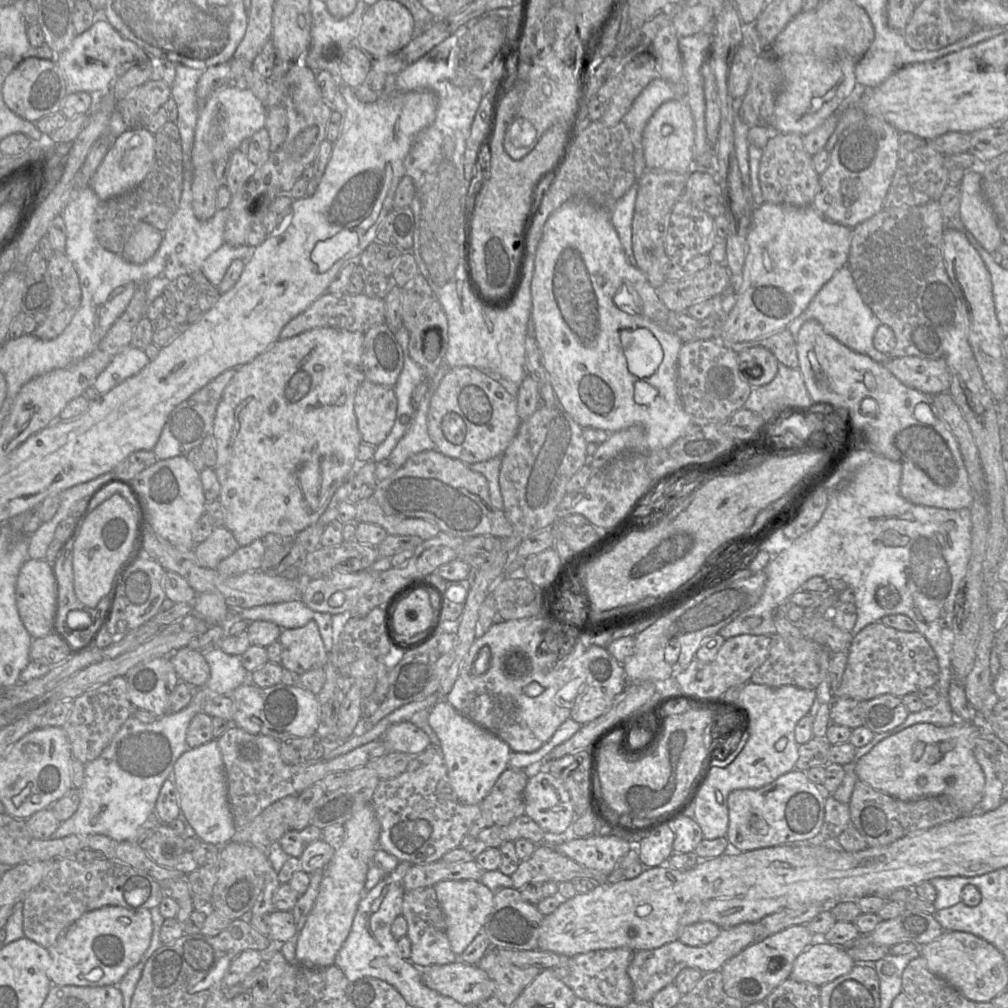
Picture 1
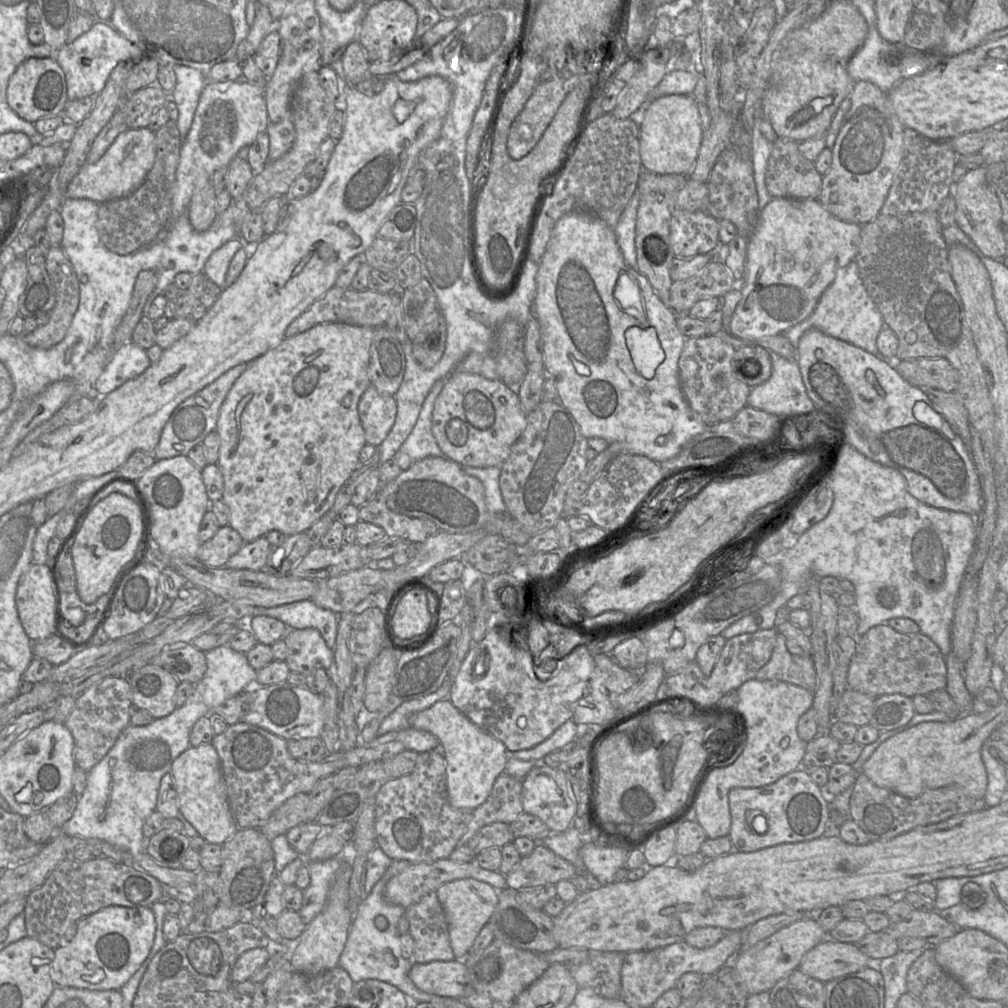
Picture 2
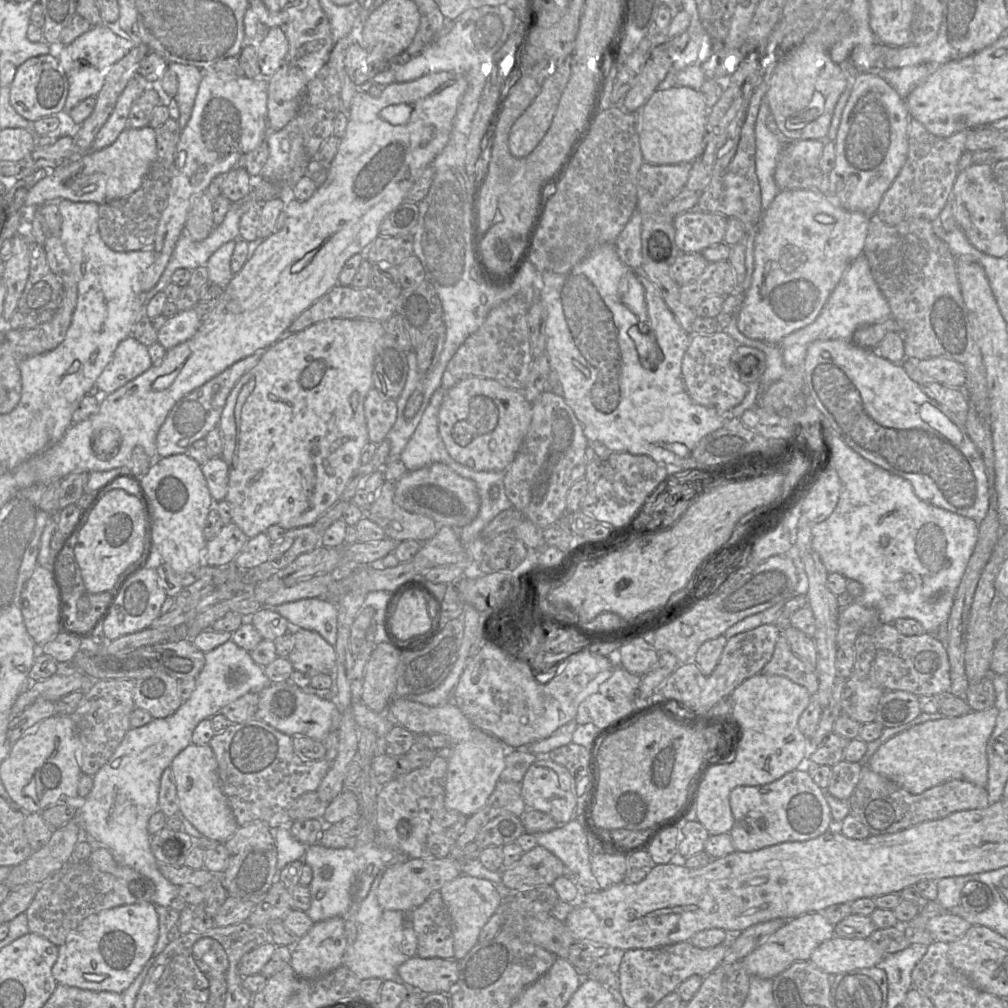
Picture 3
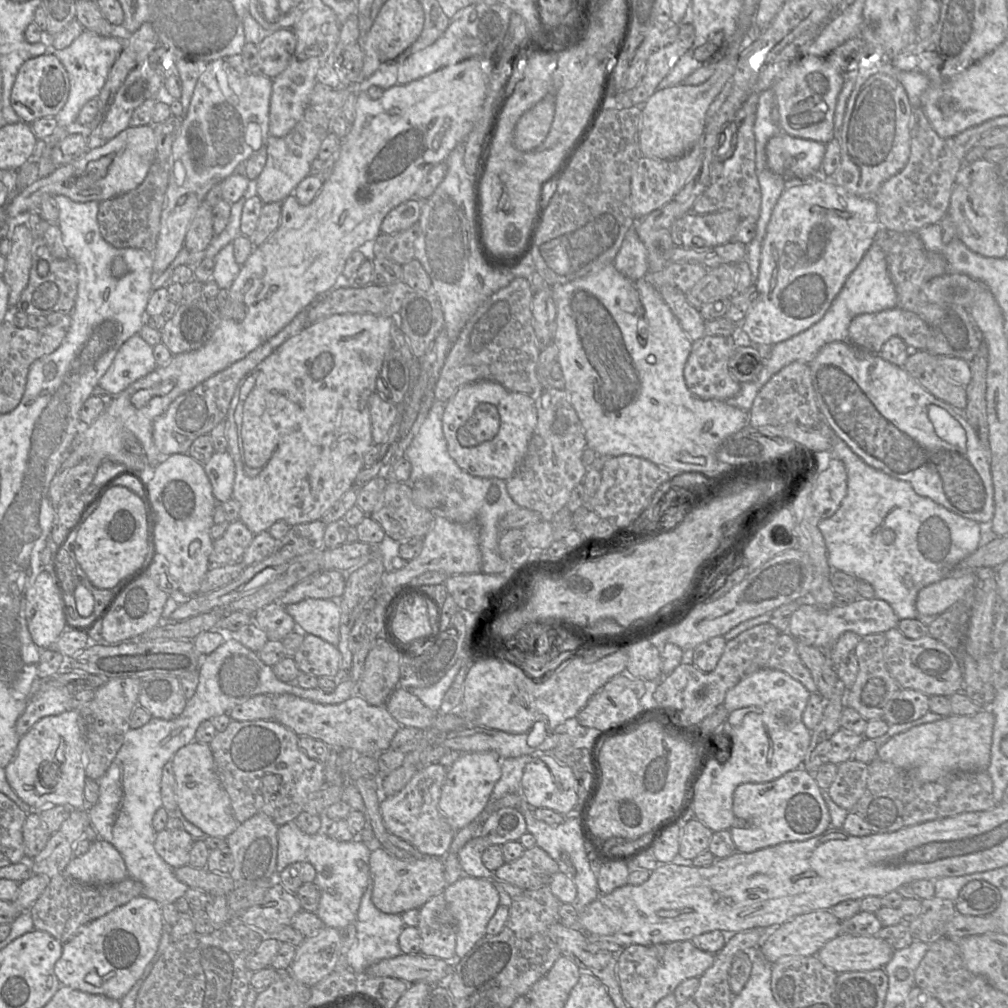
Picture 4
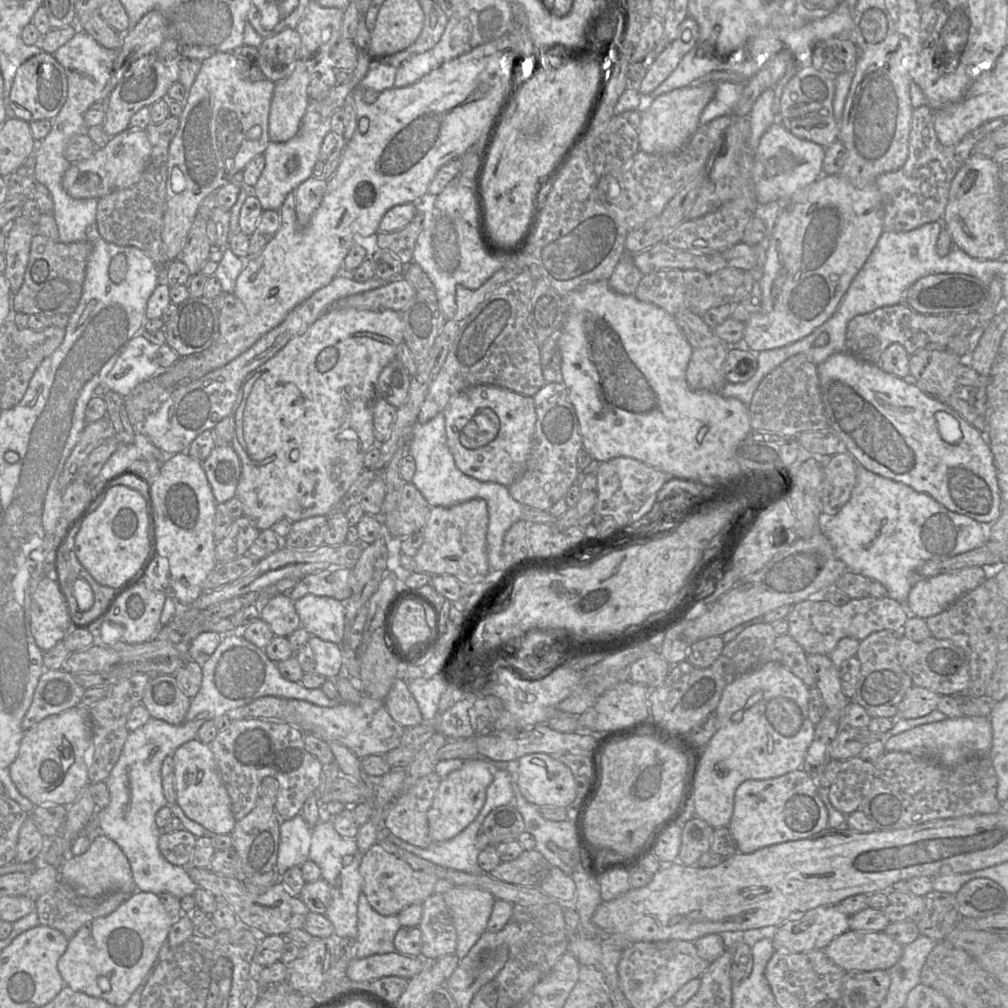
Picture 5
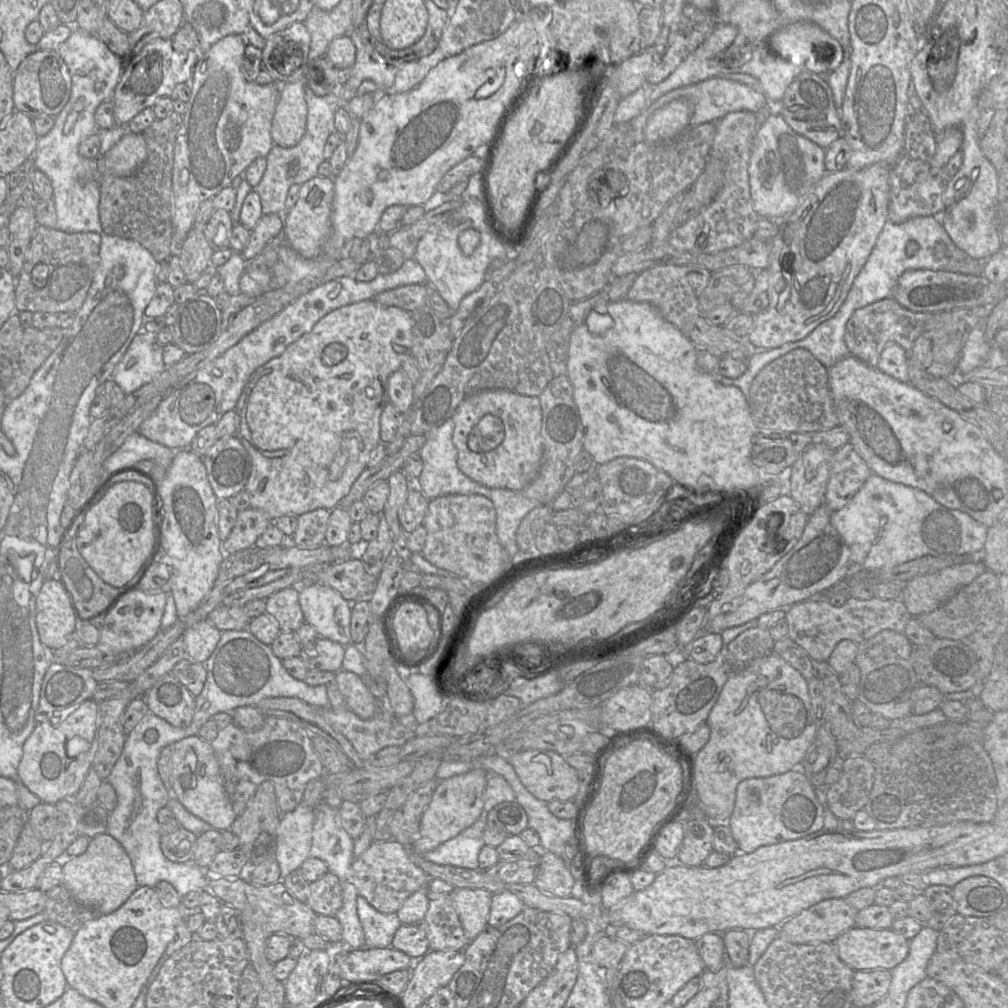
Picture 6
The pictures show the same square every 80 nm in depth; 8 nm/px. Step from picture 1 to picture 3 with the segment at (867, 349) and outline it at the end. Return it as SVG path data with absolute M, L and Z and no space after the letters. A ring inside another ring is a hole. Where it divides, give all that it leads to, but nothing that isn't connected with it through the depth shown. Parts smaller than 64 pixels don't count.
M862 253L846 269L816 320L785 336L778 346L787 369L802 368L807 348L812 342L827 340L852 341L852 336L859 327L881 323L890 317L892 317L892 314L889 304L873 278L866 256Z

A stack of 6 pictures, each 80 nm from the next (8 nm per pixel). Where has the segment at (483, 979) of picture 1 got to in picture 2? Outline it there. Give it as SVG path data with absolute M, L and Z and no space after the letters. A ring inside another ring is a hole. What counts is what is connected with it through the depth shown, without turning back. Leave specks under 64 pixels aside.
M463 960L413 963L409 978L423 992L447 998L462 998L467 984Z

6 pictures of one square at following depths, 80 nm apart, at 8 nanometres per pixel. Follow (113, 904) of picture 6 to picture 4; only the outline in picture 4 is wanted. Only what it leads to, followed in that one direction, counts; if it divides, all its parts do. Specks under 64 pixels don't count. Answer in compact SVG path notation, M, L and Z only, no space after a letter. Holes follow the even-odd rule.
M103 839L92 842L84 855L73 857L63 873L86 885L108 885L129 877L121 854Z

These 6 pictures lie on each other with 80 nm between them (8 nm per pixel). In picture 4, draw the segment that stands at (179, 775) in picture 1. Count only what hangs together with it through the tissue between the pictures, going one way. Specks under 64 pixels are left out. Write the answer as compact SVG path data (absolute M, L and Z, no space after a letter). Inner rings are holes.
M194 740L175 753L172 763L177 783L177 804L185 818L208 836L227 838L240 823L234 817L230 796L220 782L210 745Z

